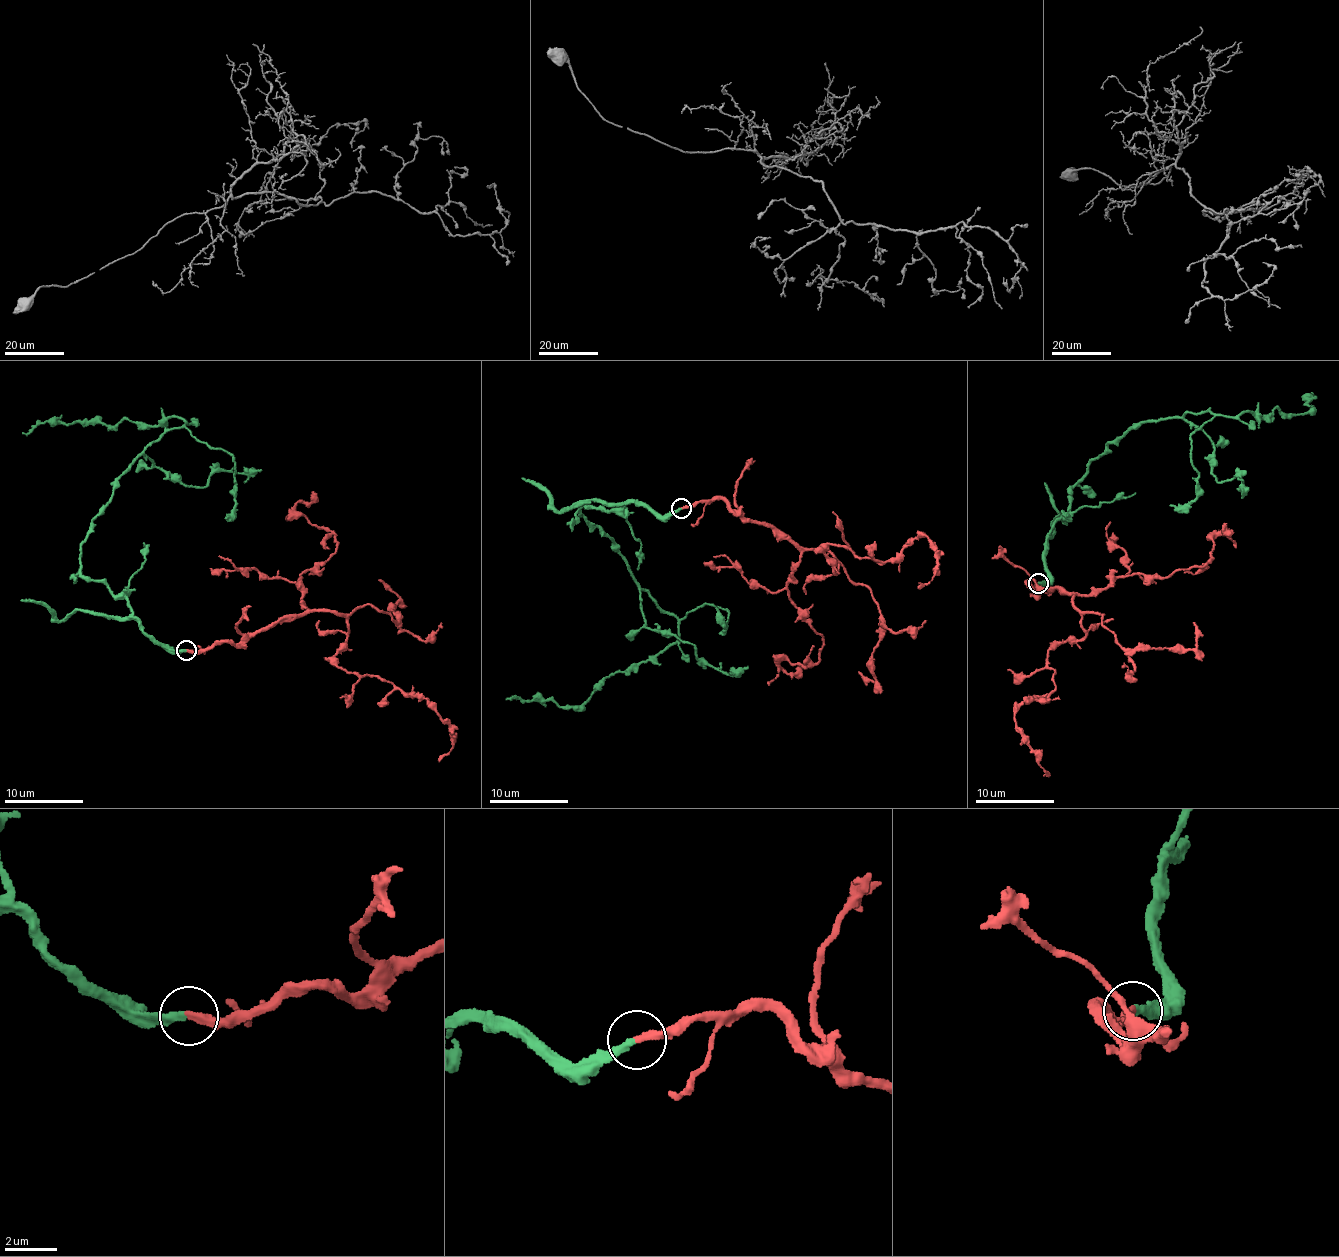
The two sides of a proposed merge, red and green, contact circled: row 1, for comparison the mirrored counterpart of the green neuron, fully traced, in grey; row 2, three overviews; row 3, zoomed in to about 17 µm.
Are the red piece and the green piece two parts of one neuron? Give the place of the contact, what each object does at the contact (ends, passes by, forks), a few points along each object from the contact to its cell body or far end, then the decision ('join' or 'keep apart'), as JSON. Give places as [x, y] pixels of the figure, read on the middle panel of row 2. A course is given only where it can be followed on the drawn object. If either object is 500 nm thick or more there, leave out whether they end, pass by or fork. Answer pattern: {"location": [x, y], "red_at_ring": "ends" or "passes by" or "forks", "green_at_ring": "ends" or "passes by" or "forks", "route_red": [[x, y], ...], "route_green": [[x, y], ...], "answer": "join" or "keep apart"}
{"location": [681, 508], "red_at_ring": "ends", "green_at_ring": "ends", "route_red": [[682, 508], [724, 499], [829, 550], [837, 573], [829, 544], [881, 563], [926, 536], [935, 569], [918, 587]], "route_green": [[682, 508], [664, 515], [630, 501], [579, 514], [677, 619], [677, 639], [609, 674], [580, 705], [506, 697]], "answer": "join"}

